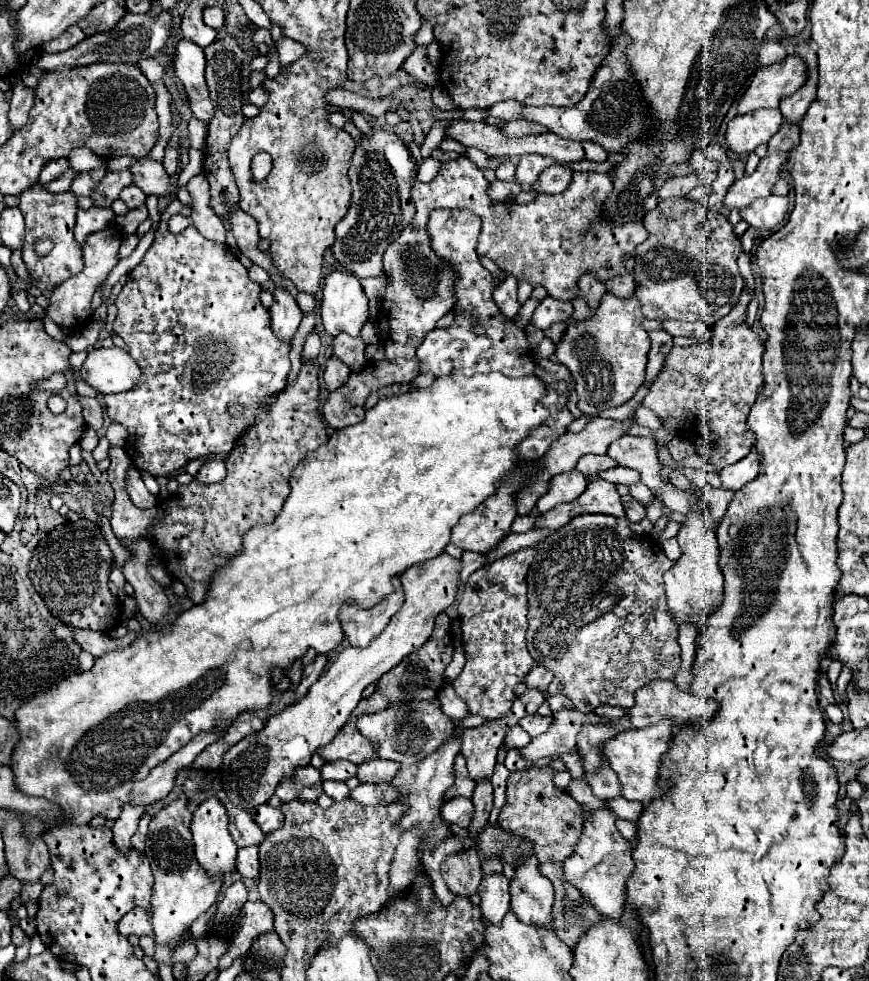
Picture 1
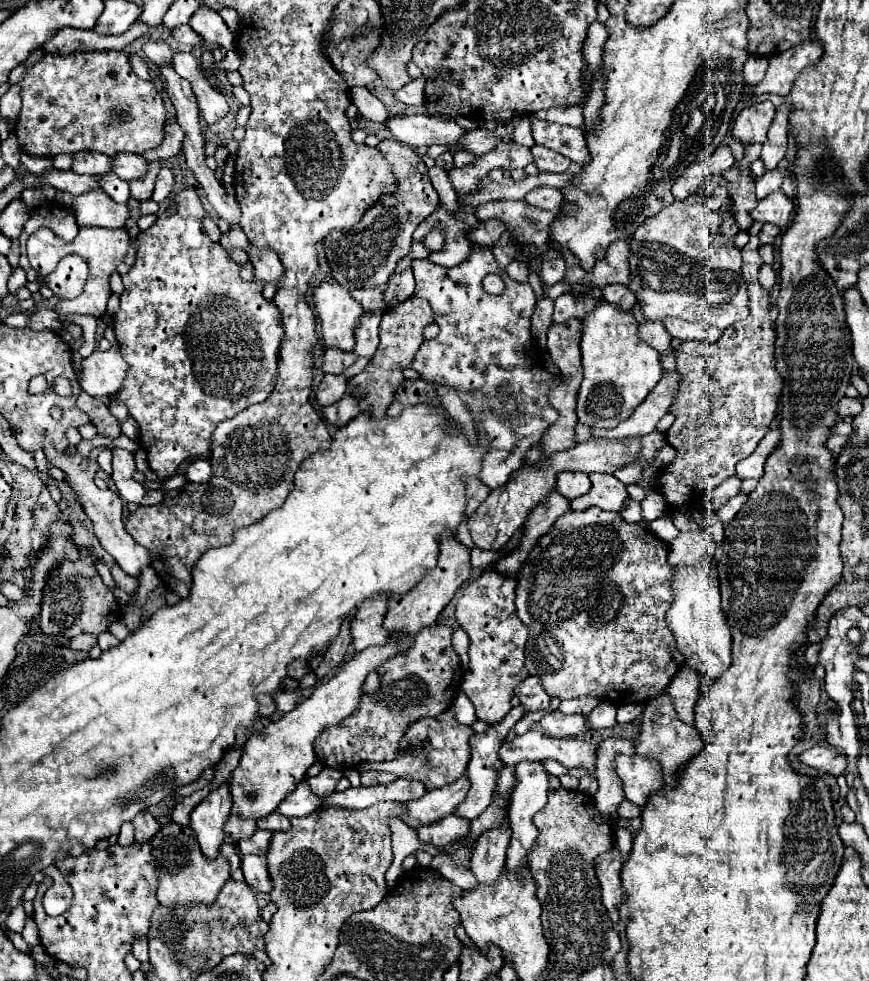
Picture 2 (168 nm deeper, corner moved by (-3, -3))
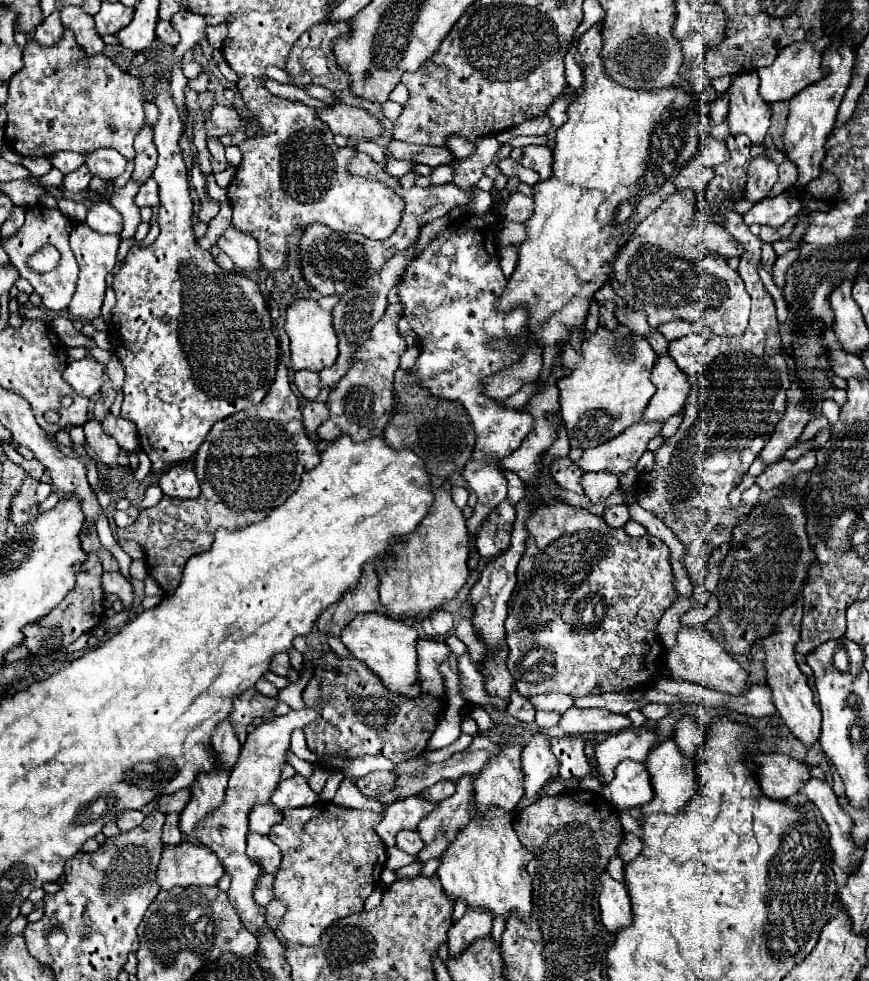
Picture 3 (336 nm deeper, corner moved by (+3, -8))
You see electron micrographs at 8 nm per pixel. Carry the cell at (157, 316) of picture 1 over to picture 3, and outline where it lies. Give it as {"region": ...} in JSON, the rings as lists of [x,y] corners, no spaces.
{"region":[[[159,81],[155,85],[155,105],[161,113],[155,125],[155,147],[159,151],[159,161],[153,171],[153,179],[159,183],[161,197],[157,215],[161,233],[147,247],[133,245],[121,271],[113,277],[117,303],[113,307],[107,337],[111,351],[121,359],[127,375],[123,385],[121,417],[135,423],[139,445],[153,463],[151,473],[165,473],[179,461],[195,455],[217,421],[257,405],[267,395],[275,379],[279,349],[271,331],[267,301],[257,283],[237,271],[221,269],[213,261],[213,255],[205,251],[193,235],[193,201],[189,197],[187,167],[179,149],[183,123],[175,103],[171,101],[169,81]]]}

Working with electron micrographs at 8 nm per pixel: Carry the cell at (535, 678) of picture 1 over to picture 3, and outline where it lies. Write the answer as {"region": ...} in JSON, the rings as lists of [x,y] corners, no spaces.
{"region":[[[511,691],[511,697],[509,697],[509,707],[507,707],[507,711],[515,717],[515,719],[519,719],[519,721],[525,721],[525,723],[533,723],[535,721],[535,705],[529,701],[529,699],[525,699],[519,691]]]}

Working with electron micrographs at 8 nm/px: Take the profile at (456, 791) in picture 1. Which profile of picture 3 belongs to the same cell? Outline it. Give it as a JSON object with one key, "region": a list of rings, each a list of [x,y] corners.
{"region":[[[411,795],[407,799],[399,799],[399,801],[387,805],[383,821],[377,825],[375,831],[381,837],[381,841],[387,847],[391,847],[393,841],[395,841],[397,831],[401,831],[401,829],[417,829],[421,819],[427,817],[435,807],[437,807],[437,803],[419,799],[415,795]]]}

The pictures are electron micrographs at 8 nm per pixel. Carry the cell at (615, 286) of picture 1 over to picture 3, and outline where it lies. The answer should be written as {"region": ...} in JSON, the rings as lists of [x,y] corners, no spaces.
{"region":[[[605,301],[601,305],[601,323],[607,329],[615,329],[617,327],[617,319],[615,319],[615,303],[613,301]]]}

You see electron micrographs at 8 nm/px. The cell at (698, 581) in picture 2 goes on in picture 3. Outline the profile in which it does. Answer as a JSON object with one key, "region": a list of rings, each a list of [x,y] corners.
{"region":[[[681,625],[677,631],[677,645],[669,649],[667,655],[669,679],[689,681],[703,685],[705,689],[723,691],[731,695],[741,695],[747,691],[747,671],[715,641],[715,637],[703,625]]]}

